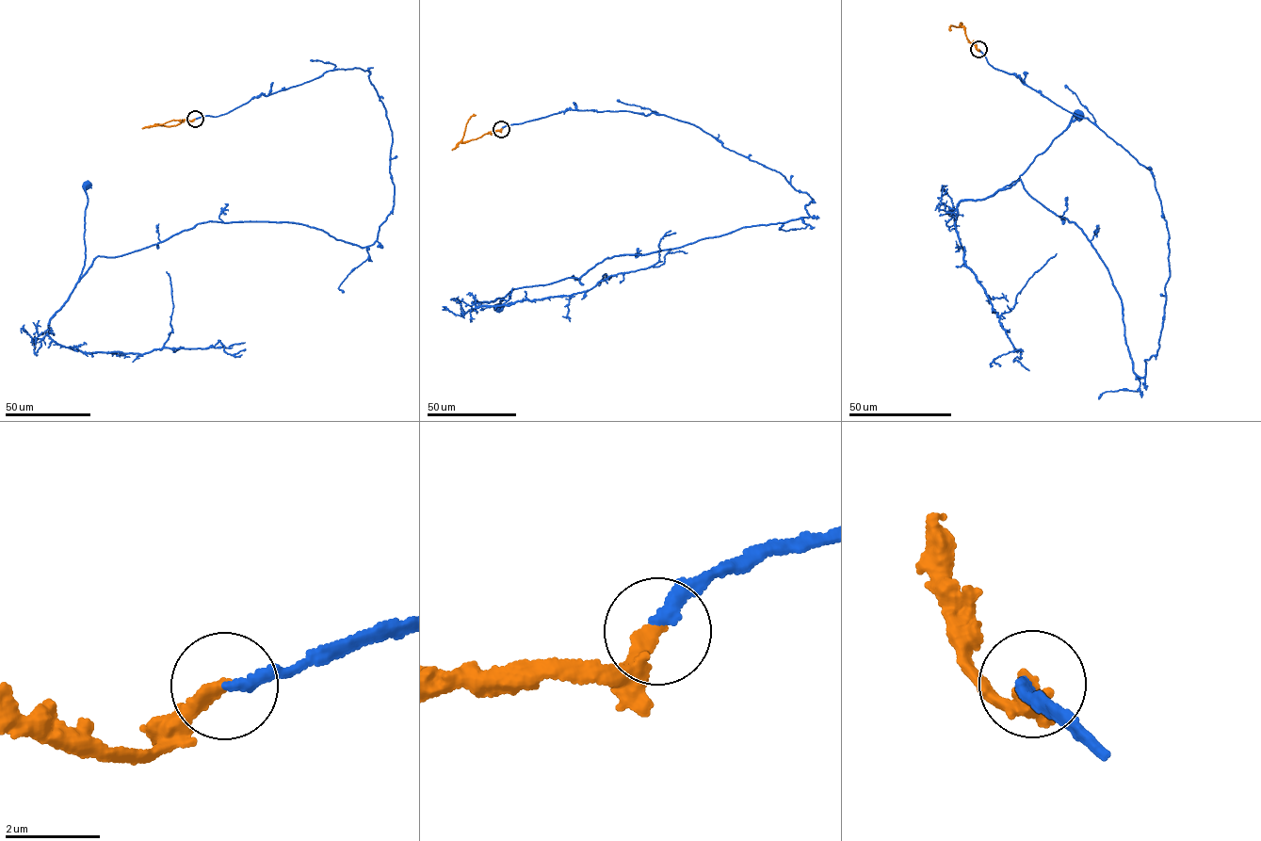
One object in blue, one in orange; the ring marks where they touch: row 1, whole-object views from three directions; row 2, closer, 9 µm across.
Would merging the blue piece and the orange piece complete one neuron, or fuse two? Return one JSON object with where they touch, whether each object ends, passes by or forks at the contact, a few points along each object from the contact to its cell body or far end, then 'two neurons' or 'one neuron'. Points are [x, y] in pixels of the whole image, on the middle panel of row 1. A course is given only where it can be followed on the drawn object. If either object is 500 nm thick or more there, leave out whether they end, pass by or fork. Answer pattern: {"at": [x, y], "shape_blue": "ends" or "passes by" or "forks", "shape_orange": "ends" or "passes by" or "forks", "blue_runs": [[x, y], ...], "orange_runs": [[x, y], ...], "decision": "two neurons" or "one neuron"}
{"at": [501, 129], "shape_blue": "ends", "shape_orange": "ends", "blue_runs": [[501, 128], [570, 109], [665, 115], [814, 201], [808, 218], [604, 259], [579, 278], [511, 290], [498, 309]], "orange_runs": [[501, 129], [462, 142], [467, 122], [476, 115]], "decision": "one neuron"}

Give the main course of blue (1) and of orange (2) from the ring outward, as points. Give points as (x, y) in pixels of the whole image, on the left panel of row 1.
1: (195, 119), (366, 70), (392, 133), (378, 238), (212, 221), (97, 256), (79, 280), (86, 184)
2: (195, 119), (174, 125), (154, 125), (181, 120)

